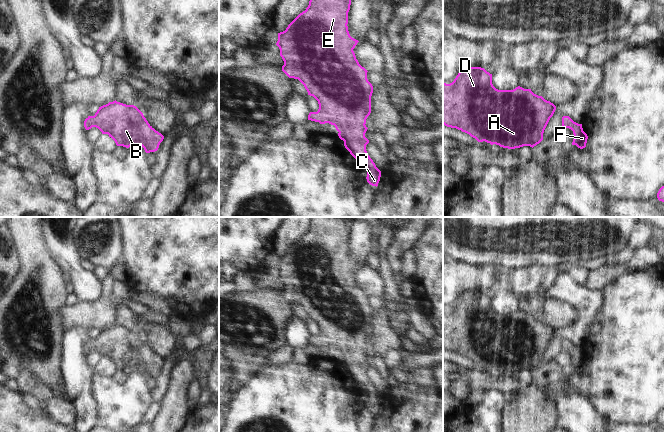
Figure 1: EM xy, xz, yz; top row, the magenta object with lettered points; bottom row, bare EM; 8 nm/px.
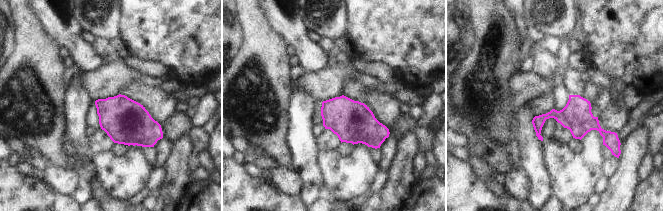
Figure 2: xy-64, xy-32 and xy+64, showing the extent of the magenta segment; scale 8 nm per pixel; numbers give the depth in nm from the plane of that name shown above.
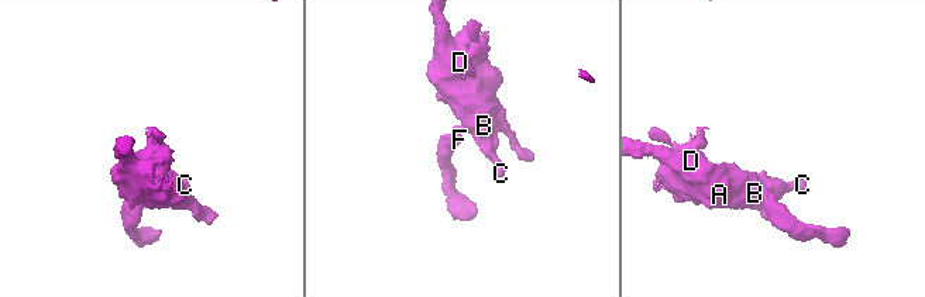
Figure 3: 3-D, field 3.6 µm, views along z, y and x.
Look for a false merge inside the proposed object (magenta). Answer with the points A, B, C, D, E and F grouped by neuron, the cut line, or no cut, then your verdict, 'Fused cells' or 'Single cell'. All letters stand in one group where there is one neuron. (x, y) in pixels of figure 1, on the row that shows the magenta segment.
Groups: A B C D E F. No split. Single cell

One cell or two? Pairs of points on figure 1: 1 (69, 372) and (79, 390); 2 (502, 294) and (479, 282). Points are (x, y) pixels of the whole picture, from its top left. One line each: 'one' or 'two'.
1: one
2: two

